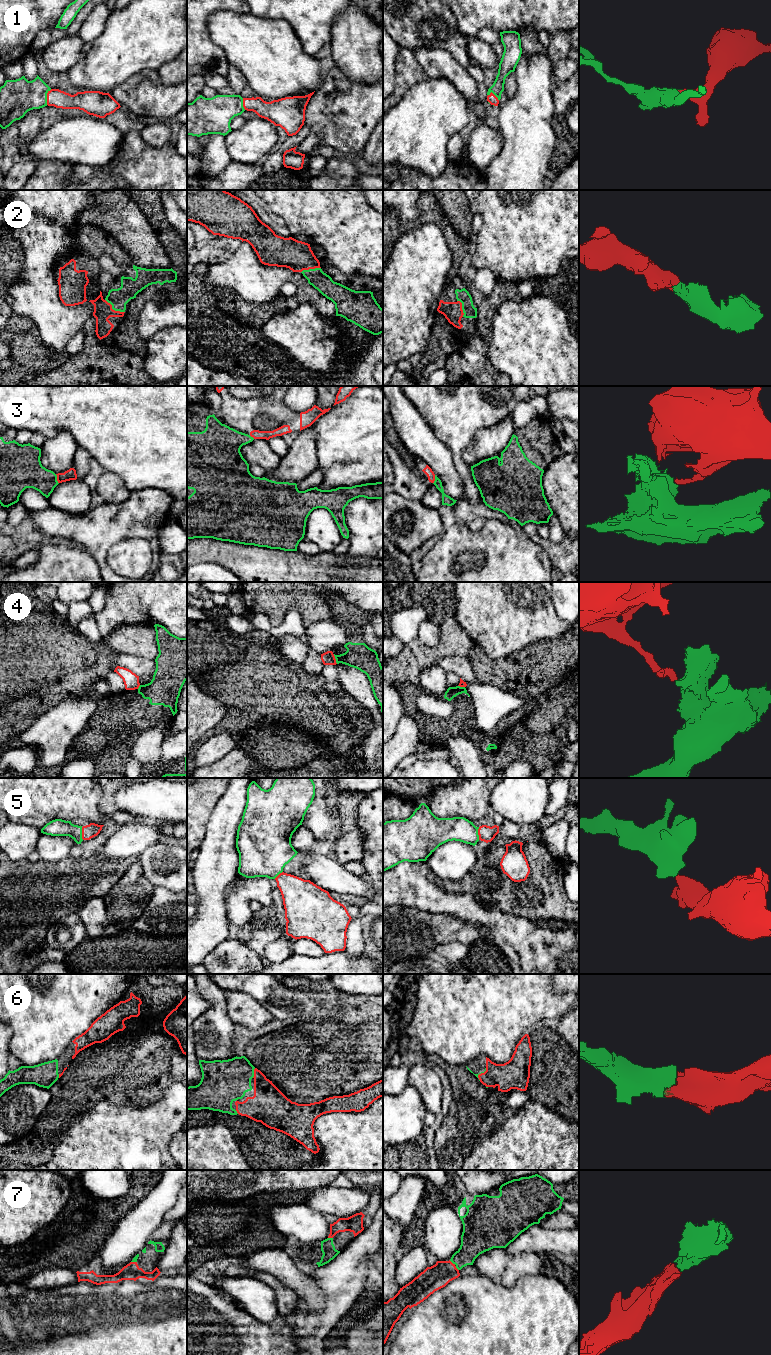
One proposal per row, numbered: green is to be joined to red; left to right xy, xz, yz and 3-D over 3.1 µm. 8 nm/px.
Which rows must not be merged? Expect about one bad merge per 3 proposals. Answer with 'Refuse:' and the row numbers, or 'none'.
Refuse: 3, 4

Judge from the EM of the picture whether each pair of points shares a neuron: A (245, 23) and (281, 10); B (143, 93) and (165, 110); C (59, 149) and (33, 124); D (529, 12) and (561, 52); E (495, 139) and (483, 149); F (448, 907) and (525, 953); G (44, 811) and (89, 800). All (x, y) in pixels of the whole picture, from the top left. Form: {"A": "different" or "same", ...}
{"A": "different", "B": "same", "C": "different", "D": "different", "E": "same", "F": "same", "G": "same"}

